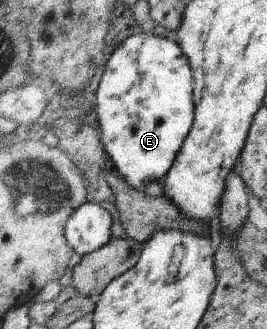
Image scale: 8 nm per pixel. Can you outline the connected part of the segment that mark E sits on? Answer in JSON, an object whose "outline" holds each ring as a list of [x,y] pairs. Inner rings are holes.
{"outline":[[[153,32],[137,33],[128,37],[108,61],[97,90],[95,114],[100,118],[98,126],[106,152],[112,158],[115,169],[135,190],[147,190],[151,182],[163,182],[176,165],[194,121],[193,81],[187,55],[173,34],[161,37]]]}

